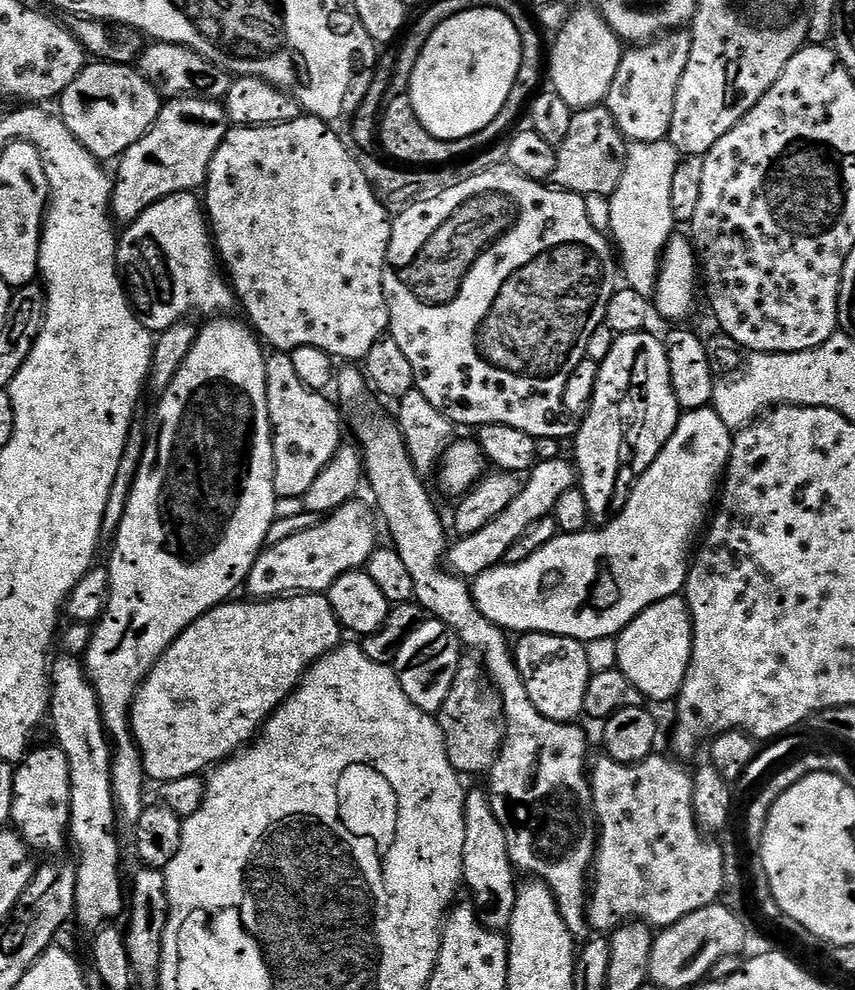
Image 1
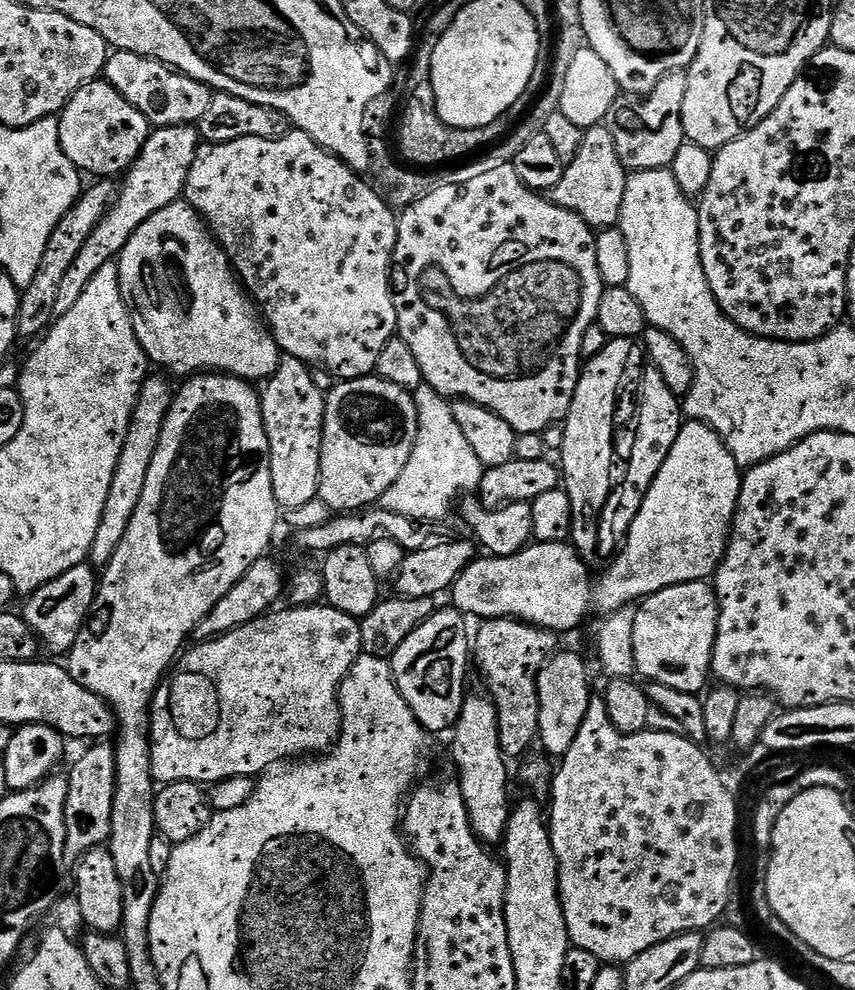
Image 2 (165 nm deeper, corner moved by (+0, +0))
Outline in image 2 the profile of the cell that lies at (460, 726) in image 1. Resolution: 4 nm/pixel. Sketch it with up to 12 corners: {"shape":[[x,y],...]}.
{"shape":[[484,620],[474,664],[515,762],[540,734],[538,674],[557,633]]}

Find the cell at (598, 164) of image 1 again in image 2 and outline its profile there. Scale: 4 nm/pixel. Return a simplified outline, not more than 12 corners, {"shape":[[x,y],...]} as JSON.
{"shape":[[607,126],[585,131],[550,199],[615,228],[630,172]]}

